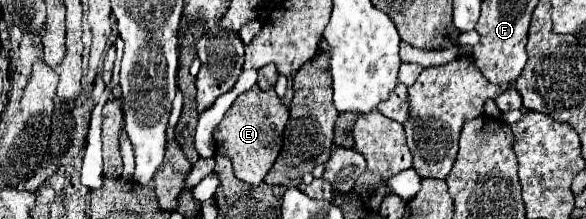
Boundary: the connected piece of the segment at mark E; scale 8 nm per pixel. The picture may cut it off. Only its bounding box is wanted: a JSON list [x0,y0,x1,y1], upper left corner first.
[213,85,289,187]

